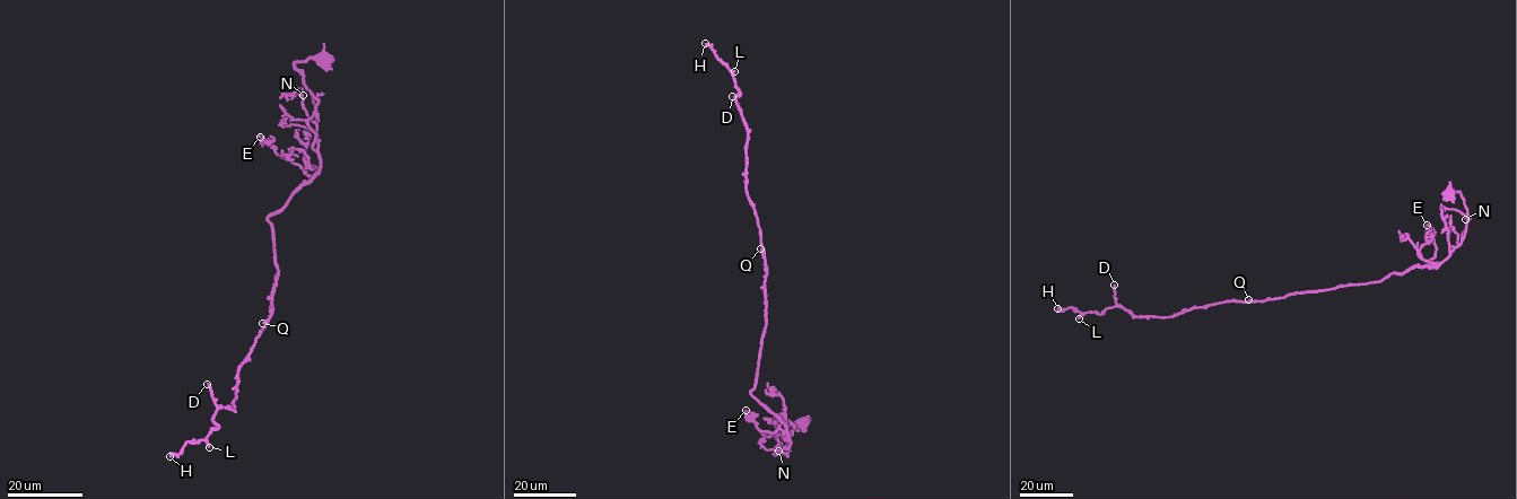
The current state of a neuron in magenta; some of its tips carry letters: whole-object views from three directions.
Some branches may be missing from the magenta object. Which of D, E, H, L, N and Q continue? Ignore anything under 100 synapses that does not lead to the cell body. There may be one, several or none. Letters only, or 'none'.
D, H

